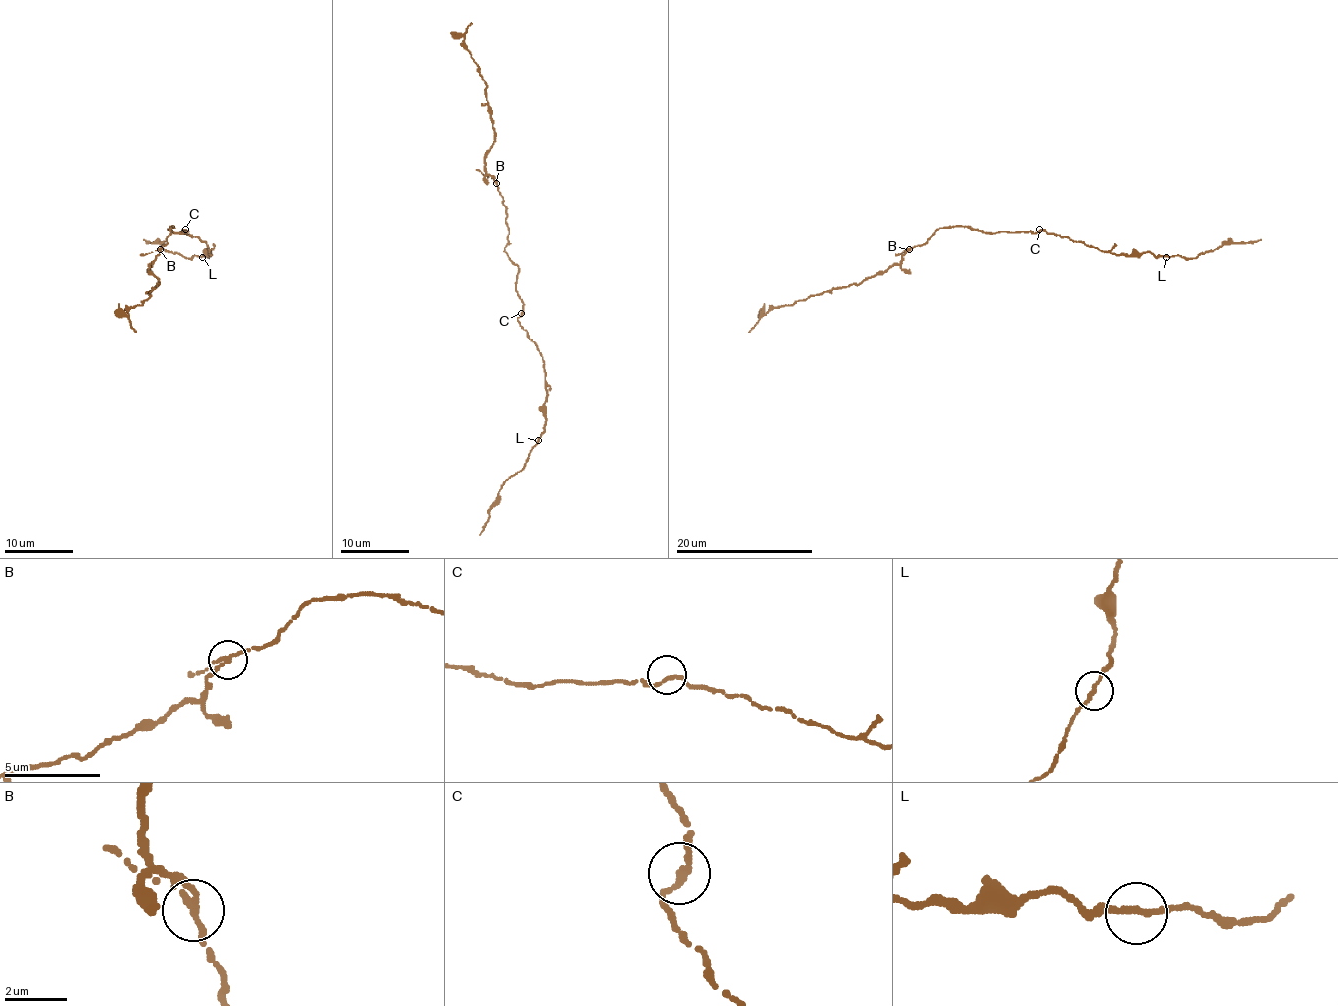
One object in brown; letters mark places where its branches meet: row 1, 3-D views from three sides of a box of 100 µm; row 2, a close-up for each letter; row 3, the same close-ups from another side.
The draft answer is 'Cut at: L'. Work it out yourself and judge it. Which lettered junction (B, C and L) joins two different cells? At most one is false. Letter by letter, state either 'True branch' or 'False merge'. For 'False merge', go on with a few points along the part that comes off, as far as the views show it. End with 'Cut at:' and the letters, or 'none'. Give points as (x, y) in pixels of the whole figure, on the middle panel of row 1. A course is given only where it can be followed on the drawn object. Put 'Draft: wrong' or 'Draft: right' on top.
Draft: wrong
B: True branch
C: True branch
L: True branch
Cut at: none

